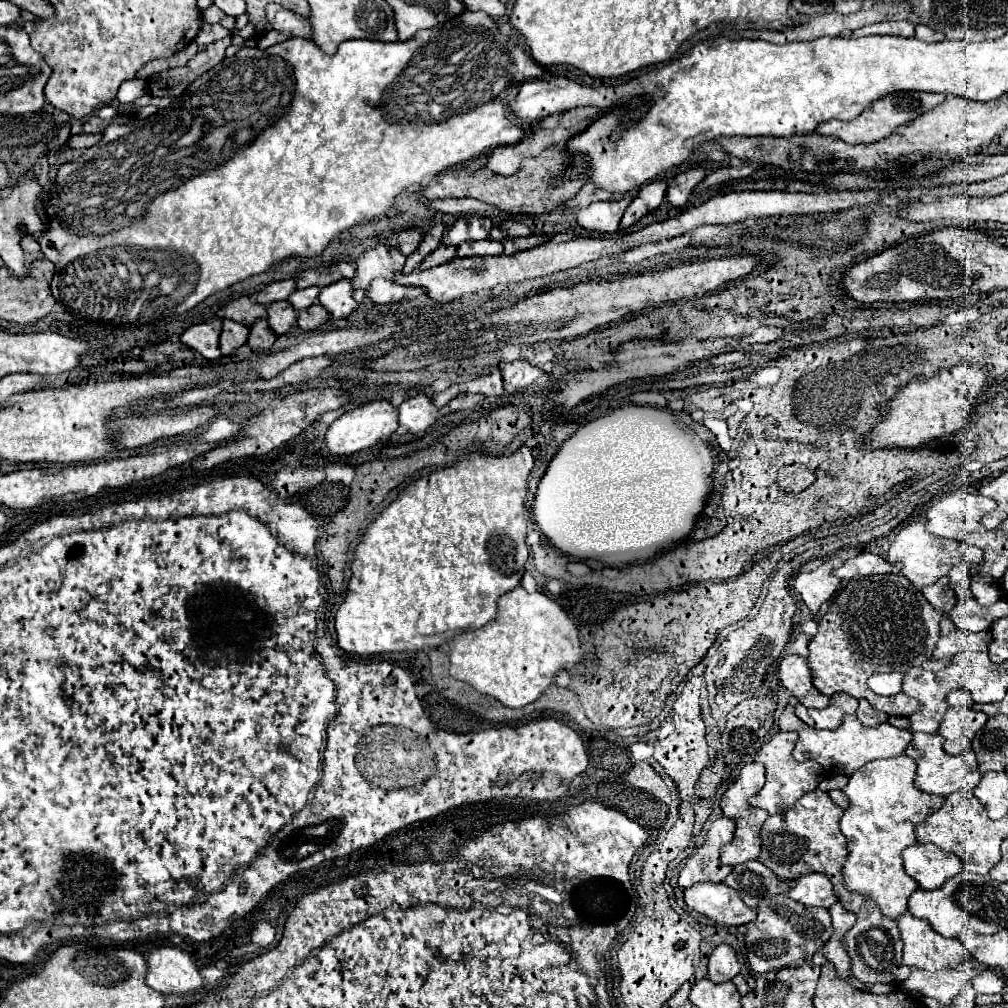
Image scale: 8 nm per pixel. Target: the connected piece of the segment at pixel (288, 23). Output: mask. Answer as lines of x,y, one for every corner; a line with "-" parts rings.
279,4
267,6
267,20
279,32
285,32
289,36
311,38
311,22
307,18
295,14
295,12
289,12
287,8
281,8

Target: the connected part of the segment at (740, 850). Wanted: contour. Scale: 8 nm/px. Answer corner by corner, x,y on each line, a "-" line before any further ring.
751,762
747,766
743,766
739,778
735,780
735,784
723,794
723,800
721,800
721,810
727,818
733,818
737,828
735,828
735,836
731,840
731,844
723,846
721,850
721,862
723,864
729,864
729,866
737,866
737,864
743,864
747,860
755,860
757,854
759,854
759,830
761,830
761,824
767,820
767,812
765,810
759,810
759,808
753,808
747,800
751,796
755,796
765,784
765,768
763,764
757,764
757,762

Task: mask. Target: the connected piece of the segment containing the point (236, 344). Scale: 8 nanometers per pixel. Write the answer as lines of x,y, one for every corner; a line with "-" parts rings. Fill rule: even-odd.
223,320
223,332
221,332
221,340
219,340
221,354
229,356
237,348
241,348
247,342
247,334
249,334
247,326
233,322
233,320

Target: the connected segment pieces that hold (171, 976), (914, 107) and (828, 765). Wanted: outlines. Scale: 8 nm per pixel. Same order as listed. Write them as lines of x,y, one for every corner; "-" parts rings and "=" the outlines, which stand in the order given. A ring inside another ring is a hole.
157,948
147,964
147,984
161,994
187,994
205,984
195,960
179,948
=
895,92
889,94
877,102
873,102
871,106
865,108
865,112
861,116
857,116
851,122
841,122
841,120
829,120
825,124
817,126
817,134
821,136
839,136
843,142
847,144
861,144
861,142
877,142
883,140
887,136
891,136
891,132
895,132
895,128
909,124
909,120
915,120
917,116
929,112
931,108
937,108
941,102
945,100
945,94
929,94
929,92
=
795,696
789,700
789,704
785,706
783,714
779,716
779,728
781,730
795,730
799,734
799,740
795,744
793,750
793,758
803,762
803,760
815,760
819,762
829,774
853,774
857,768
861,768
863,764
871,762
871,760
879,760
879,758
895,758
901,752
905,752
907,744
911,742
913,734
909,730
901,730
895,728
891,724
879,724
873,728
863,726
857,716
845,716
843,724
831,732
831,730
813,730
809,728
805,722
801,722
793,708
795,708
797,700

